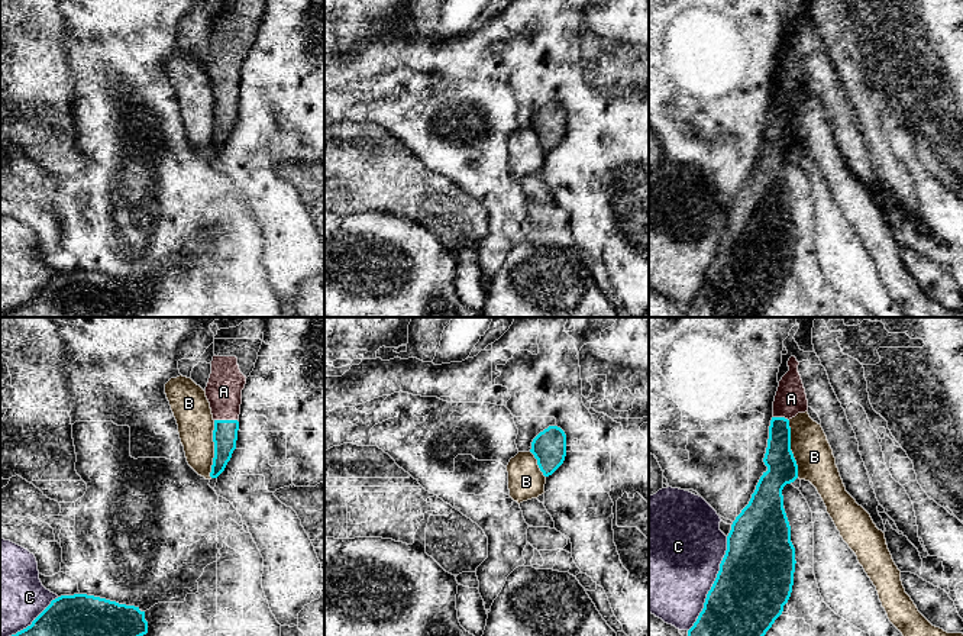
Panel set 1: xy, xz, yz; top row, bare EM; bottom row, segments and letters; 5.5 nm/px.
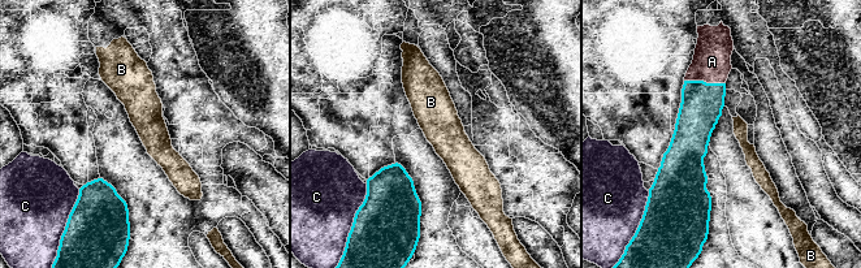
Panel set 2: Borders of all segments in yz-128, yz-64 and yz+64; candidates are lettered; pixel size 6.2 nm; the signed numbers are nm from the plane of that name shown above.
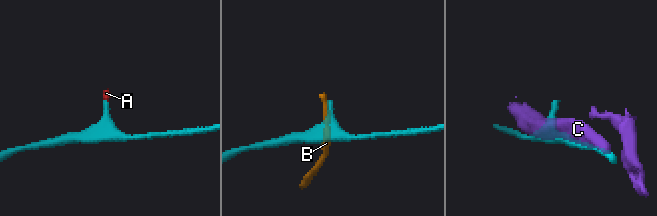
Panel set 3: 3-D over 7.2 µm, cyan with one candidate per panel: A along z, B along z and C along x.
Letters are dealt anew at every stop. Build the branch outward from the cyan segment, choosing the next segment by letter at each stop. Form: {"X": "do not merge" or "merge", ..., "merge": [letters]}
{"A": "merge", "B": "do not merge", "C": "do not merge", "merge": ["A"]}

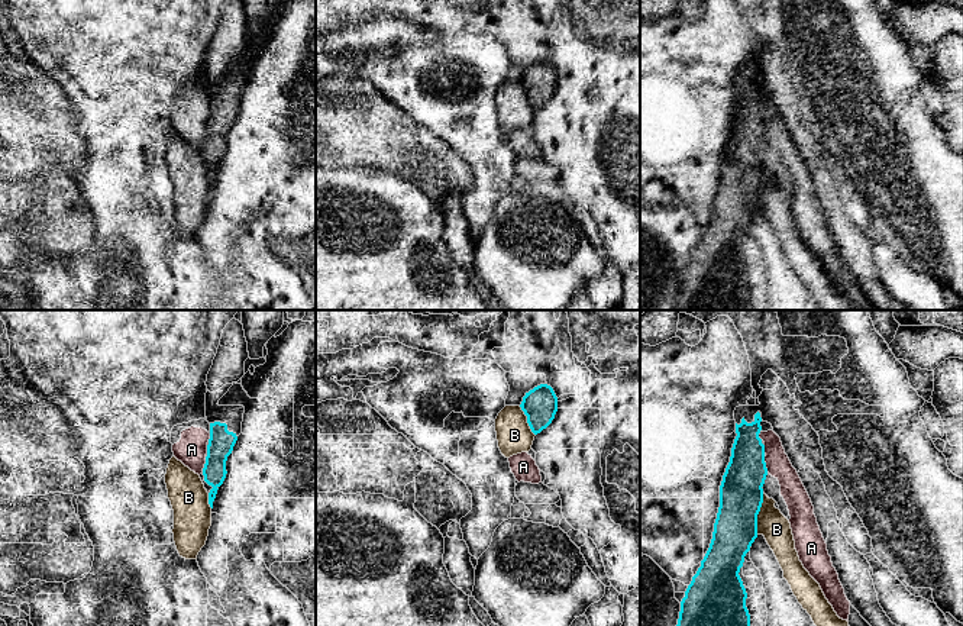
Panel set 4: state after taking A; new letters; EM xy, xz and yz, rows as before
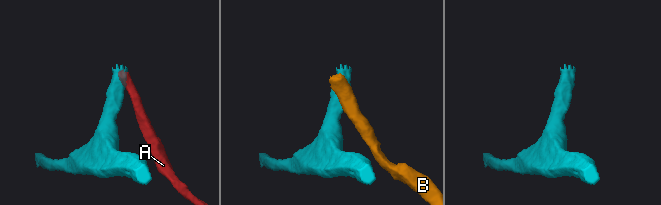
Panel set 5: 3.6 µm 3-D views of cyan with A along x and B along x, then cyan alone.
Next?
{"A": "do not merge", "B": "do not merge", "merge": []}

